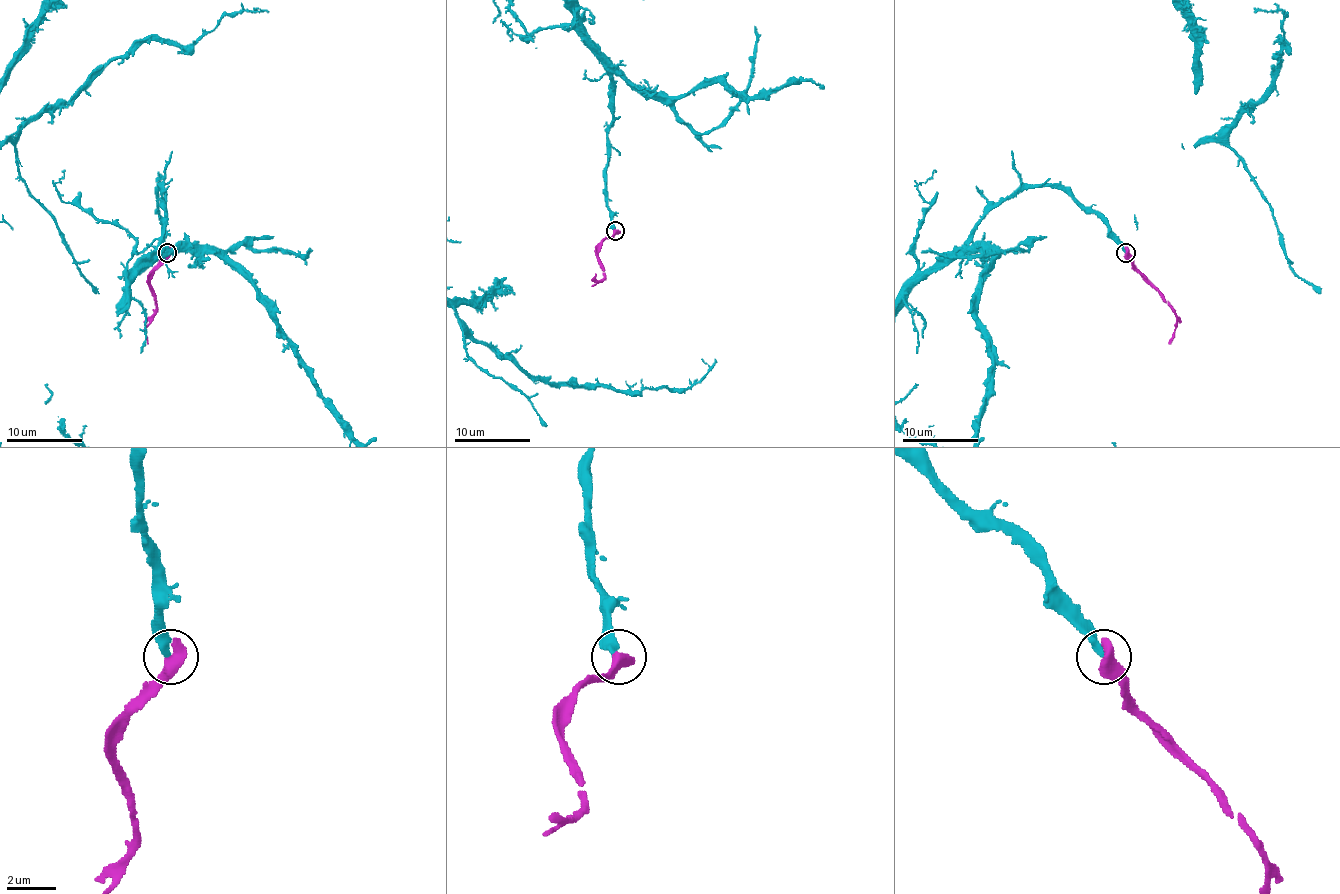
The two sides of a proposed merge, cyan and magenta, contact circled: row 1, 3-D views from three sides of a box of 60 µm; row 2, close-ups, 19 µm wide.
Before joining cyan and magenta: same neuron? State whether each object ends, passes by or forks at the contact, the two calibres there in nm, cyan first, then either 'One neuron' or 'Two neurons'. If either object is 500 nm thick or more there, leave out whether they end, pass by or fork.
Thickness 280 nm (cyan) against 600 nm. One neuron

